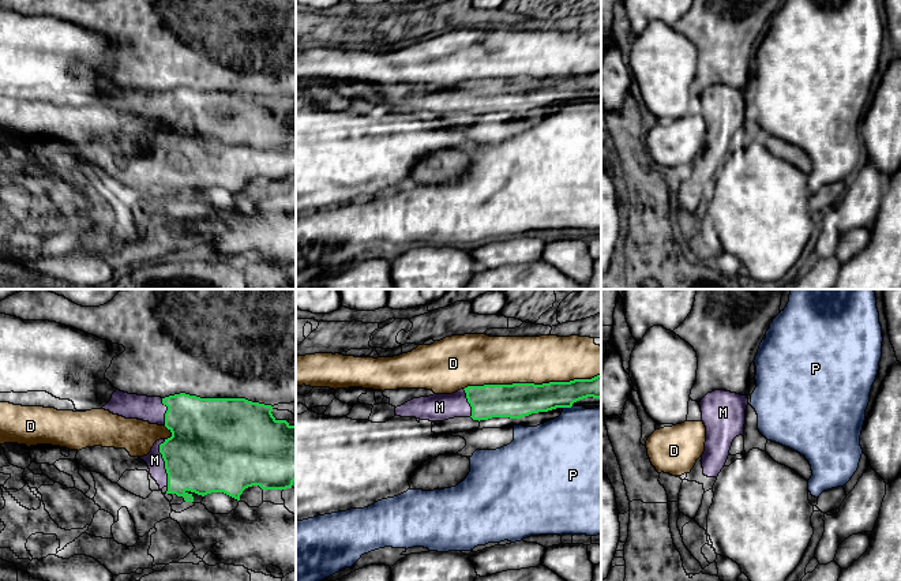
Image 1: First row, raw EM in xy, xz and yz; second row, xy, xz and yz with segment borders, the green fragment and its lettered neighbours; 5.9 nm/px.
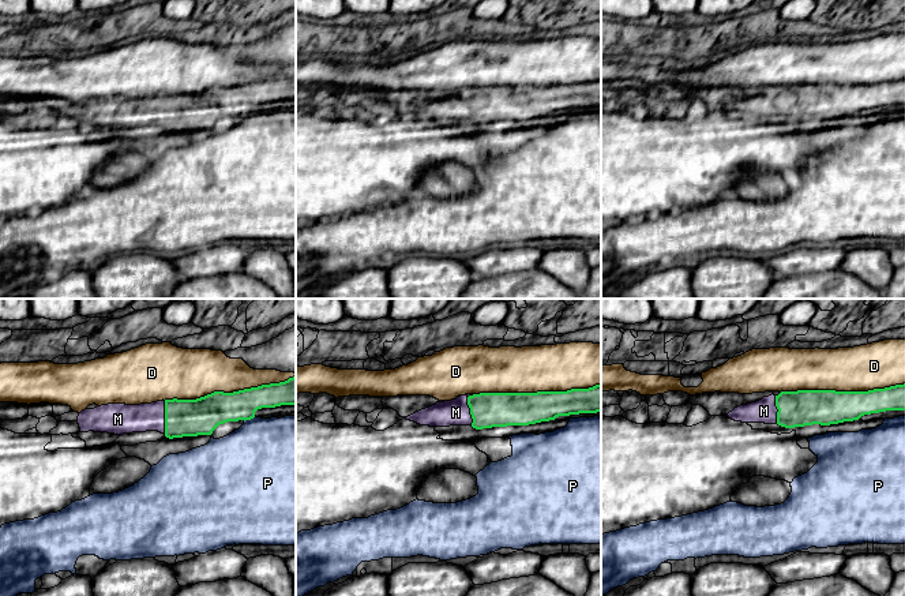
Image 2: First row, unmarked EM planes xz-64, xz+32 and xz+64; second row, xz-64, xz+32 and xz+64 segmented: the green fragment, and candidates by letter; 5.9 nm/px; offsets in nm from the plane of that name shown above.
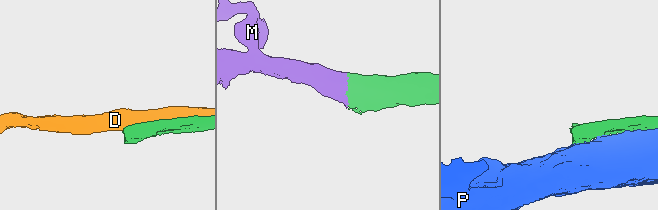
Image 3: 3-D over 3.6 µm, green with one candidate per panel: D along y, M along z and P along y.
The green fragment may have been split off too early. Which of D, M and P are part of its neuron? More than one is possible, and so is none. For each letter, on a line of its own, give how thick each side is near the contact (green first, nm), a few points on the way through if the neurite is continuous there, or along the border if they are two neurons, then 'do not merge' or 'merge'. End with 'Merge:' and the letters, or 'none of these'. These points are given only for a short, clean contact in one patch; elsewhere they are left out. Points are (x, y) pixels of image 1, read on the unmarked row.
D: 200 nm thick on the green side, 280 nm on the other; do not merge
M: 460 nm thick on the green side, 100 nm on the other; merge
P: 190 nm thick on the green side, 460 nm on the other; do not merge
Merge: M

